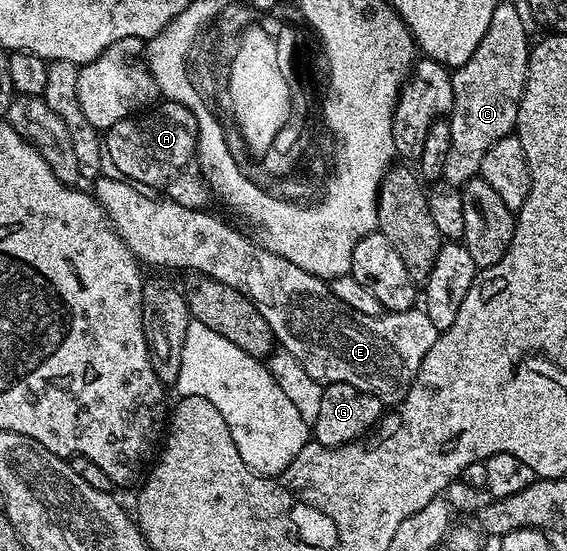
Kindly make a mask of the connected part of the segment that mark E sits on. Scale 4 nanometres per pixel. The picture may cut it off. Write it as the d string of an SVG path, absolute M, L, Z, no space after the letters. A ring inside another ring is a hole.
M100 175L94 181L96 184L93 195L105 210L112 228L119 231L119 237L127 243L136 260L144 265L165 264L169 268L196 268L204 277L219 280L245 294L257 306L257 310L261 310L261 318L269 322L269 330L273 330L278 347L293 354L293 358L301 362L305 374L309 374L309 378L320 384L348 384L362 392L370 392L384 406L398 405L399 401L406 398L407 389L413 378L417 378L417 370L425 354L429 354L429 346L437 342L440 334L433 322L429 322L426 311L414 307L407 312L387 312L378 316L357 314L331 293L328 281L301 270L301 266L289 262L276 252L270 252L262 243L255 241L254 244L237 229L230 228L215 216L210 216L210 211L186 208L172 200L156 198L142 187L118 175L110 175Z

